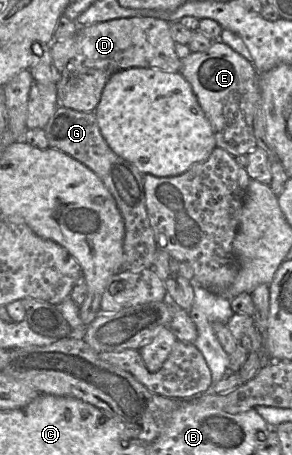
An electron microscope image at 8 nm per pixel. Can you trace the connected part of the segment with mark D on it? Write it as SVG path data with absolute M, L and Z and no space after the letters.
M129 17L79 26L75 37L75 54L60 72L61 78L56 83L60 106L81 112L94 112L102 91L110 77L129 68L159 68L164 71L180 72L182 60L175 51L175 40L171 34L170 23L154 17Z

